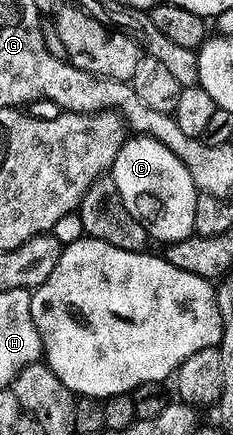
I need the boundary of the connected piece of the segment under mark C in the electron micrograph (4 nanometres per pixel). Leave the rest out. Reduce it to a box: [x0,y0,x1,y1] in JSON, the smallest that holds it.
[109,134,199,244]

